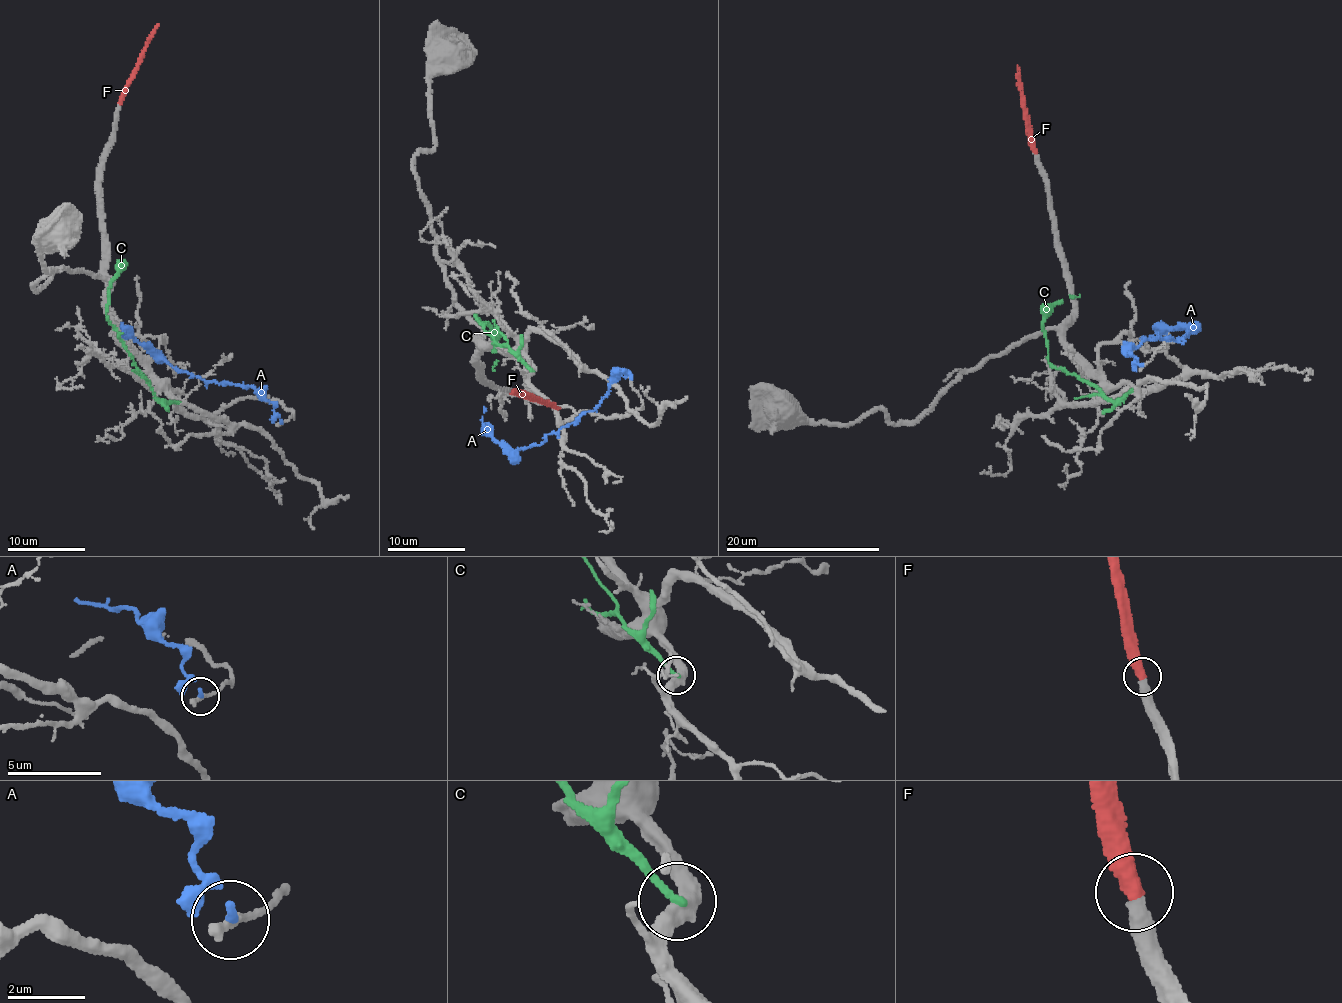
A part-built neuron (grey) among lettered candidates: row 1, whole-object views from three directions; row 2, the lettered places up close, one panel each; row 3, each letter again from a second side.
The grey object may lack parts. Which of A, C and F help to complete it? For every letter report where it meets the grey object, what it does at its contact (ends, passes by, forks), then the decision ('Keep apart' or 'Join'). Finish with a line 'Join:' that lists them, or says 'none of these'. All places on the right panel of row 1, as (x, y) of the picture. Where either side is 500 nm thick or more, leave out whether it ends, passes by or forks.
A: Touches grey at (1141, 365). It ends there. Keep apart
C: Touches grey at (1131, 389). It ends there. Keep apart
F: Touches grey at (1035, 152). It ends there. Join
Join: F

